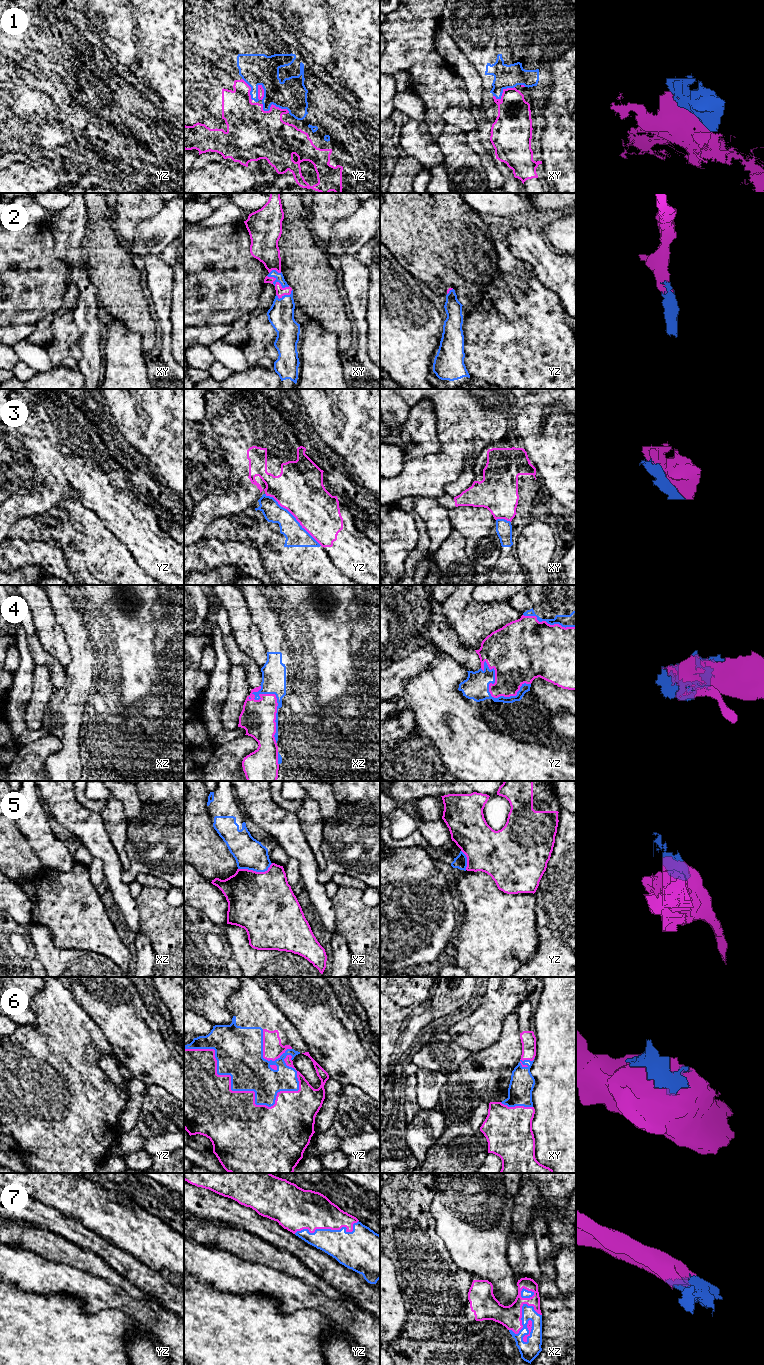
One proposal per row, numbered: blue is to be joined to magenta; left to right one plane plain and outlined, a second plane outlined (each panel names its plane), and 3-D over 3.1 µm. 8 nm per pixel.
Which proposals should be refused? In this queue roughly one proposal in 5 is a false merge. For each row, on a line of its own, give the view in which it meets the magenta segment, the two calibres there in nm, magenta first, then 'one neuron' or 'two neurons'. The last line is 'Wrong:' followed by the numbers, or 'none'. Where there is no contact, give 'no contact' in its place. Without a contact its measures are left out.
1: contact in yz; calibres 380 and 260 nm; two neurons
2: contact in xy; calibres 70 and 70 nm; one neuron
3: contact in yz; calibres 380 and 170 nm; two neurons
4: contact in yz; calibres 280 and 200 nm; one neuron
5: contact in xz; calibres 480 and 240 nm; two neurons
6: contact in yz; calibres 460 and 320 nm; one neuron
7: contact in yz; calibres 320 and 280 nm; one neuron
Wrong: 1, 3, 5

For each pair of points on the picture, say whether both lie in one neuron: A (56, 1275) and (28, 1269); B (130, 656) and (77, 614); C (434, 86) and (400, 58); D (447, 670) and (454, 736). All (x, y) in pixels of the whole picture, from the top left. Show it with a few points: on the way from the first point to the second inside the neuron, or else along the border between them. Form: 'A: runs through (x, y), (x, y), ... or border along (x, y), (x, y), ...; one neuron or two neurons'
A: runs through (49, 1275), (35, 1274); one neuron
B: runs through (120, 642), (95, 617), (91, 617); one neuron
C: runs through (428, 77), (409, 58); one neuron
D: runs through (447, 686), (447, 717), (450, 720); one neuron

